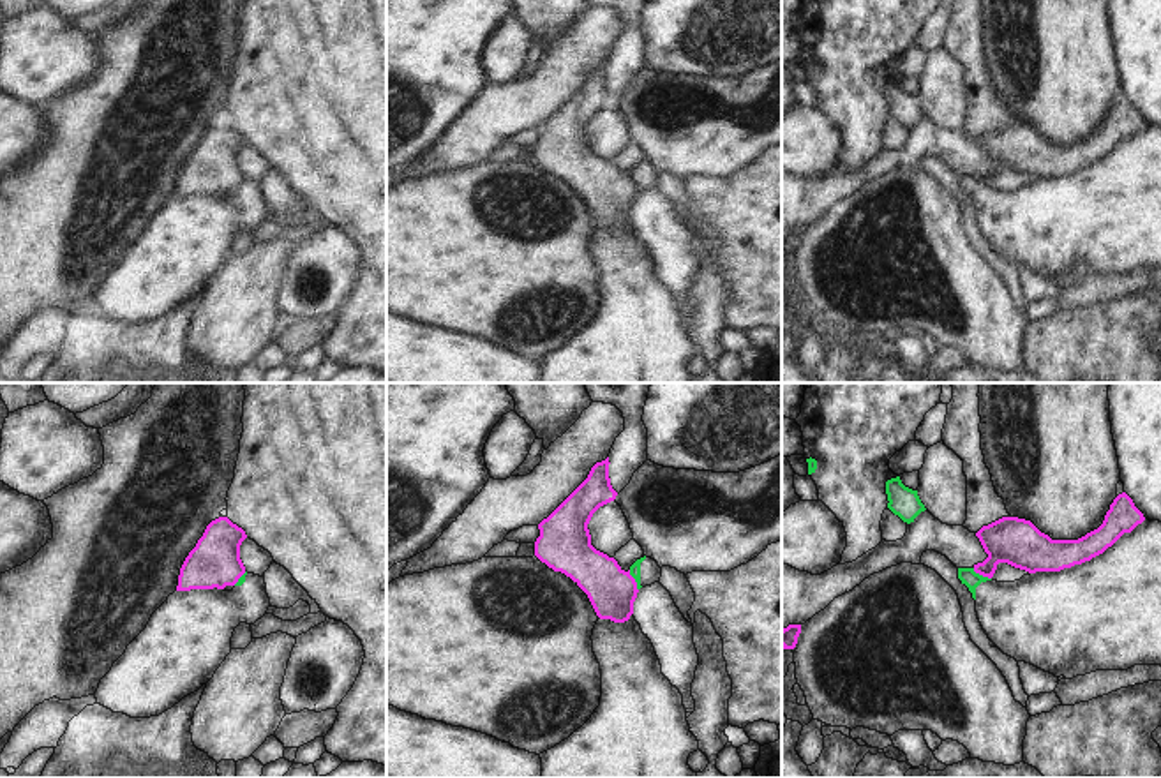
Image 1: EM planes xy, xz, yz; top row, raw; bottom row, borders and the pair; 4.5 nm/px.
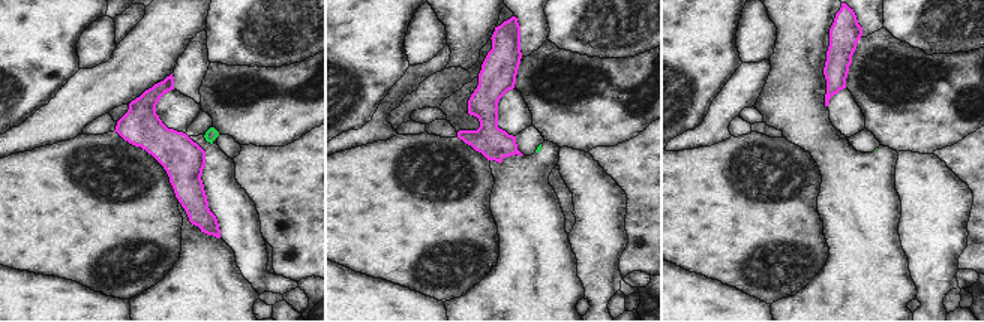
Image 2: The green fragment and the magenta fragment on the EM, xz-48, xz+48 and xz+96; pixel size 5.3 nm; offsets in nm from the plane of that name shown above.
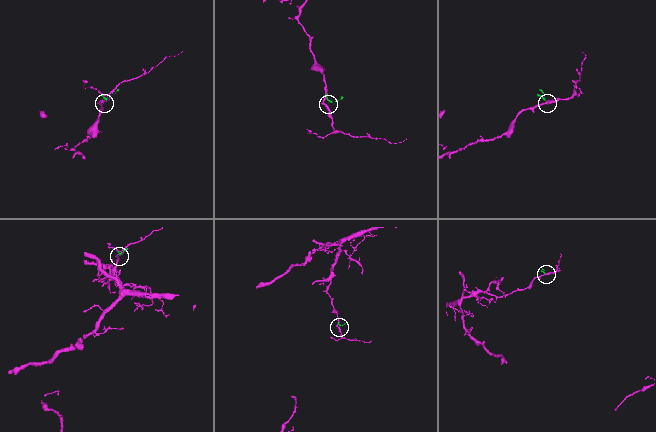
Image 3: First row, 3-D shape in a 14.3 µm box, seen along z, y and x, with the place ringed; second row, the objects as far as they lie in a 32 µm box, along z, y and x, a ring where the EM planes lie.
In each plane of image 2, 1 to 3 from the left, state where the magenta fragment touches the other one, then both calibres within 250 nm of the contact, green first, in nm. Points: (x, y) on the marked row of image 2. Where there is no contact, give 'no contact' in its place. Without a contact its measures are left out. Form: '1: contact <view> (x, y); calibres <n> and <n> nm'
1: no contact
2: no contact
3: no contact

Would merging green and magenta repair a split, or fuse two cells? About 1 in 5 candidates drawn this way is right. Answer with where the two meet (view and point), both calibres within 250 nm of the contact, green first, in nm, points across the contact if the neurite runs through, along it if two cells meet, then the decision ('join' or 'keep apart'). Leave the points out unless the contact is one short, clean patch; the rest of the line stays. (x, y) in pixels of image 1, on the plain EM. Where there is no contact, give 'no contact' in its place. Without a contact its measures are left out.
meets green in xz at (636, 186); 50 nm thick on the green side, 220 nm on the other; border along xz (629, 175), (637, 194); keep apart

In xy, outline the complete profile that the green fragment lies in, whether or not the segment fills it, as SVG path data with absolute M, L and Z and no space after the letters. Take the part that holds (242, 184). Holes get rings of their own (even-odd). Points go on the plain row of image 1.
M247 176L231 196L217 192L175 196L101 284L95 296L97 309L131 323L162 319L213 282L231 258L235 233L240 228L254 229L268 212L265 182Z

